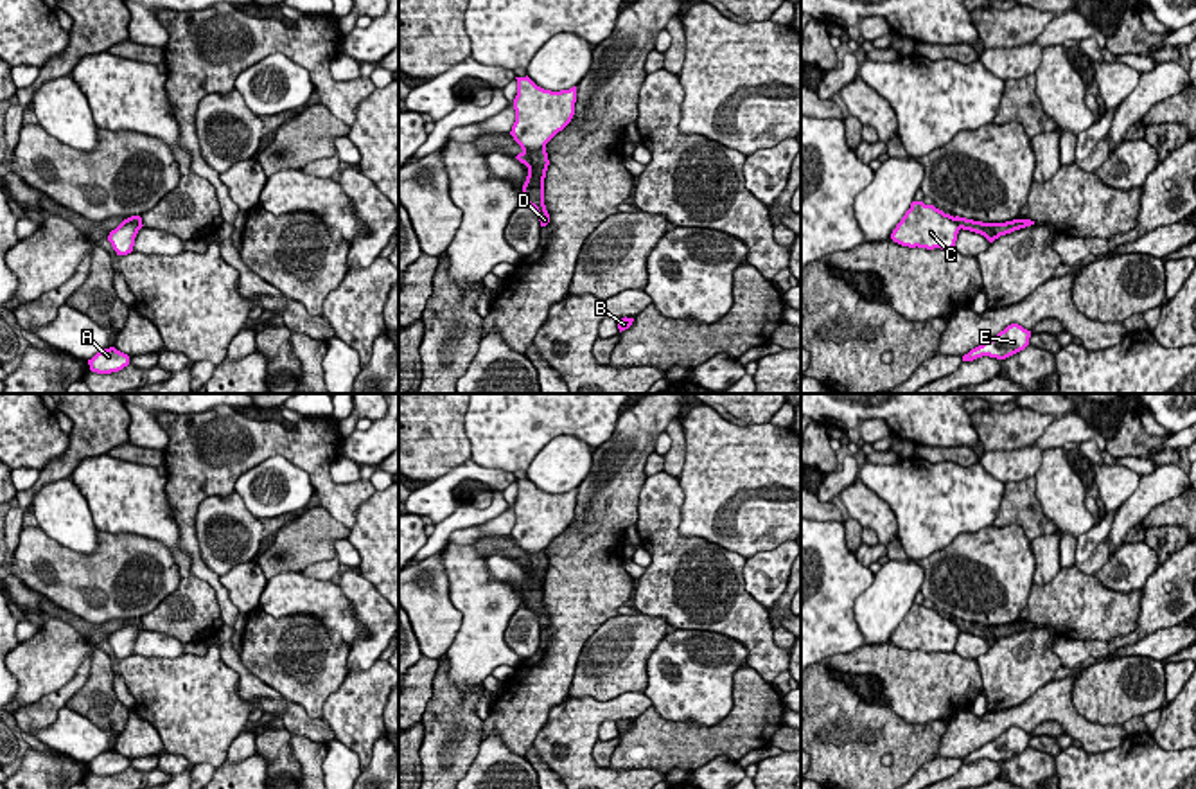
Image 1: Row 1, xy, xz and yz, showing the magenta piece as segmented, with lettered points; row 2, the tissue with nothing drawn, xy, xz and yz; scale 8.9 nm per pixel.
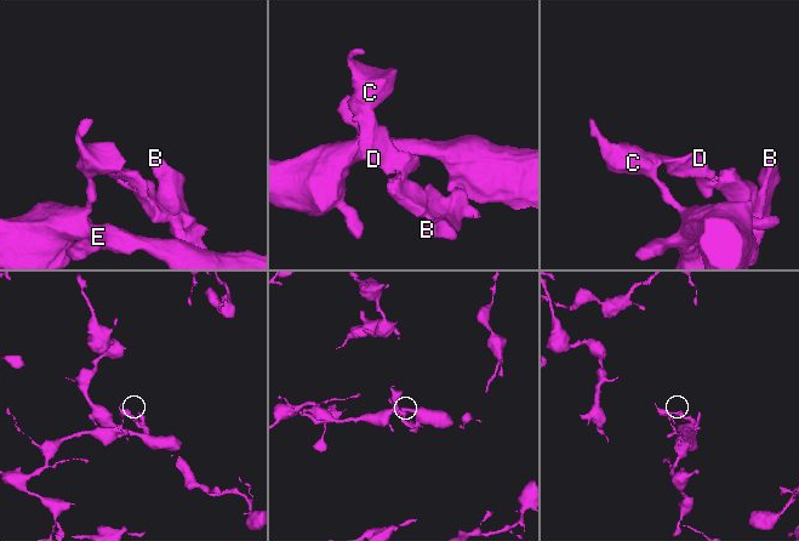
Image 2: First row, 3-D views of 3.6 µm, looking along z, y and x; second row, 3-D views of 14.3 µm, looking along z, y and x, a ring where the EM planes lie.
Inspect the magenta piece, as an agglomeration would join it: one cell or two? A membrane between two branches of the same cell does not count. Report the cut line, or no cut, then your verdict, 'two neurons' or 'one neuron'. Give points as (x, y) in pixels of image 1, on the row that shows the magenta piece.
xz (545, 146), (523, 153) | two neurons

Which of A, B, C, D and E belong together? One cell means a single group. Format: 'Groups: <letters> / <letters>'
Groups: A C E / B D

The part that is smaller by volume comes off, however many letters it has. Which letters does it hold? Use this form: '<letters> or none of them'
B, D

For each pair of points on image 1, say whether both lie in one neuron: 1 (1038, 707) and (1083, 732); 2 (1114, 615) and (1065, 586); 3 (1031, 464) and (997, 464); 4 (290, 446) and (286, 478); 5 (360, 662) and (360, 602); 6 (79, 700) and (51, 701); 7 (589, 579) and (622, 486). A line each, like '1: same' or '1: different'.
1: same
2: same
3: same
4: different
5: same
6: different
7: same

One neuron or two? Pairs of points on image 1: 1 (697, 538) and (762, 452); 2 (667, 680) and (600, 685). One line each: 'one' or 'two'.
1: one
2: two

